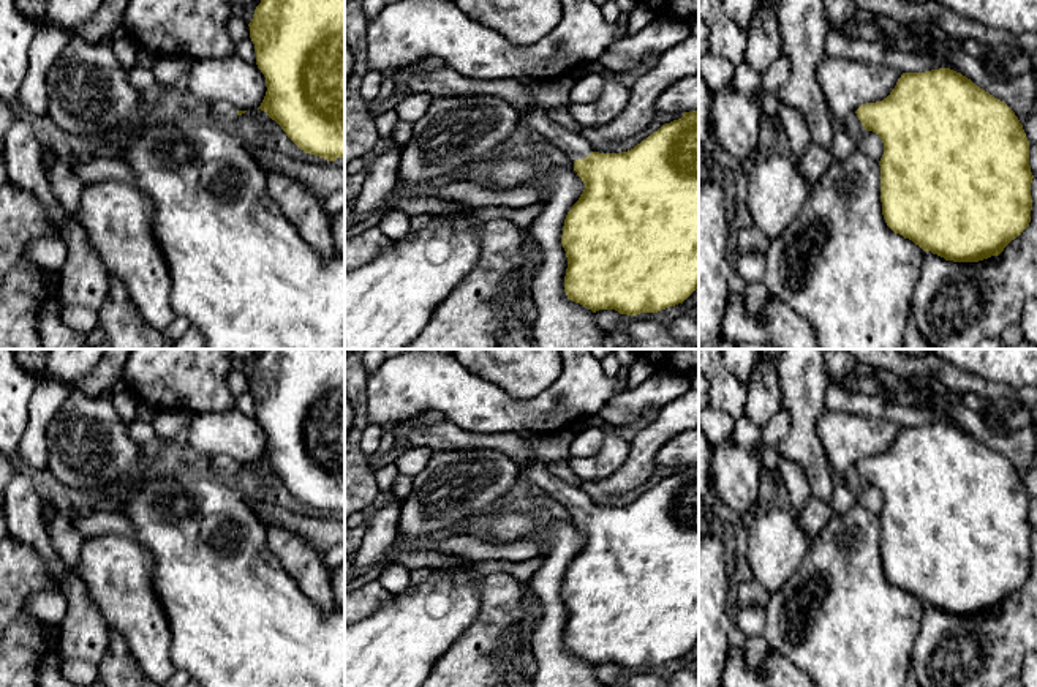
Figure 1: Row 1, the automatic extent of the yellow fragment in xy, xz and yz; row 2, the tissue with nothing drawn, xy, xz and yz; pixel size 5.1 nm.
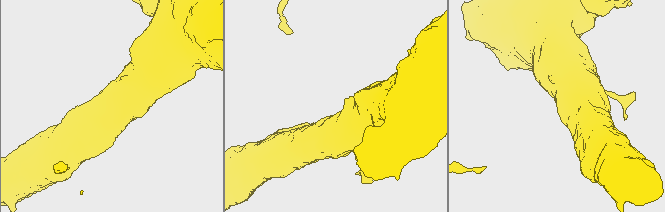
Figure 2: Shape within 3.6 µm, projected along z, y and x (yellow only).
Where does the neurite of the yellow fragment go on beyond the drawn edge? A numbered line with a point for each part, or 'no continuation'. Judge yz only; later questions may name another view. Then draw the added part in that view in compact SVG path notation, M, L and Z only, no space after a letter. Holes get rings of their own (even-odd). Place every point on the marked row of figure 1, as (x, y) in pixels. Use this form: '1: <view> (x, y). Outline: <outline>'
no continuation

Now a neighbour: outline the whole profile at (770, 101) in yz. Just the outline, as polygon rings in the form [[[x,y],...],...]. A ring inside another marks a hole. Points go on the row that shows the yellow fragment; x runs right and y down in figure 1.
[[[776,92],[765,93],[762,98],[762,107],[764,107],[765,114],[776,118],[778,111],[781,107],[781,99],[779,99],[778,93]]]

